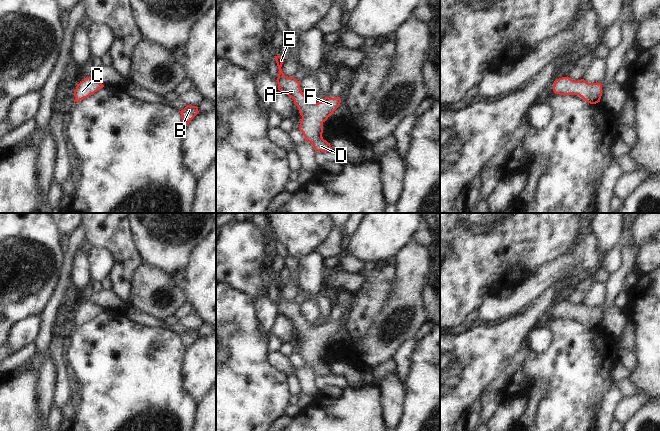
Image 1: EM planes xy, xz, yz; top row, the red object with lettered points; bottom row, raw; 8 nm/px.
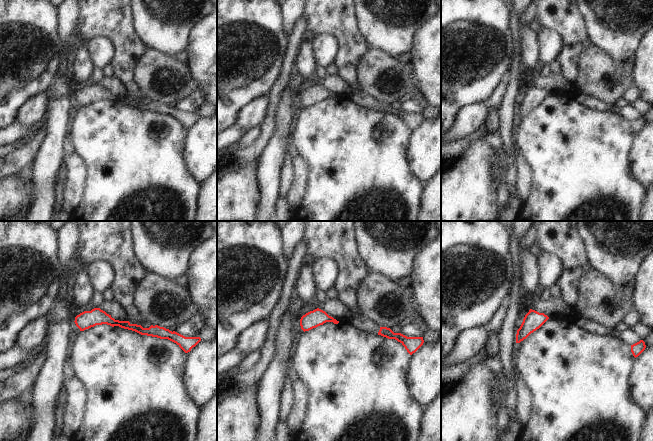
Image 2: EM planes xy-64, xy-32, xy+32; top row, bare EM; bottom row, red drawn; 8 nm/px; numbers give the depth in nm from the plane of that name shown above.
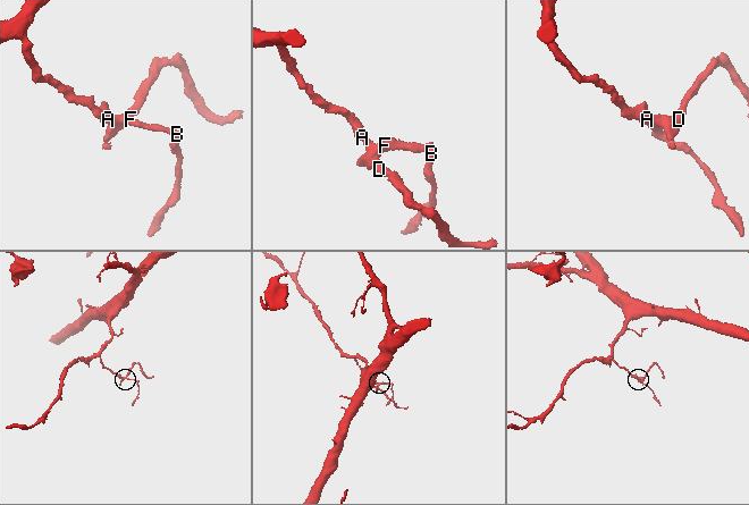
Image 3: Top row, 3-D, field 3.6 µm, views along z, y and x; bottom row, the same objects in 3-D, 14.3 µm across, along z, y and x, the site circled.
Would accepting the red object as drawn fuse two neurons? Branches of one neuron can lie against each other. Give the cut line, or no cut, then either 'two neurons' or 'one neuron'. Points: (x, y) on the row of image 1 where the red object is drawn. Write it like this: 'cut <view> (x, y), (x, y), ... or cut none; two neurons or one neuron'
cut none; one neuron

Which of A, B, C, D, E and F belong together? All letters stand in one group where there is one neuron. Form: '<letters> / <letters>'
A B C D E F

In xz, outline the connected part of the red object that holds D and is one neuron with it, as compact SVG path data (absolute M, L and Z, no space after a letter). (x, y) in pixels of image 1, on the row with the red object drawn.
M279 55L275 56L275 60L279 69L276 80L278 90L291 97L298 107L302 116L299 130L303 133L305 141L311 142L315 151L327 152L333 150L331 145L322 137L323 123L339 107L340 97L325 97L320 102L315 103L303 94L300 81L297 81L294 77L284 75L281 69L284 58Z

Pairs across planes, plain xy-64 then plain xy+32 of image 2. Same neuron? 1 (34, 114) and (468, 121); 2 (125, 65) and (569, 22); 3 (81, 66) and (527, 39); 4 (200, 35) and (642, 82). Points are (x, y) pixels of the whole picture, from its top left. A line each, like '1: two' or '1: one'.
1: one
2: one
3: one
4: one

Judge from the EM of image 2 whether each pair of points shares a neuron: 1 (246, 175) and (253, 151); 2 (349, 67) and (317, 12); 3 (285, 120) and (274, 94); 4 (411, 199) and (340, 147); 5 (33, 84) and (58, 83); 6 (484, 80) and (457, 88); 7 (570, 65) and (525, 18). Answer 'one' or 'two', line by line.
1: two
2: one
3: two
4: one
5: two
6: one
7: two

